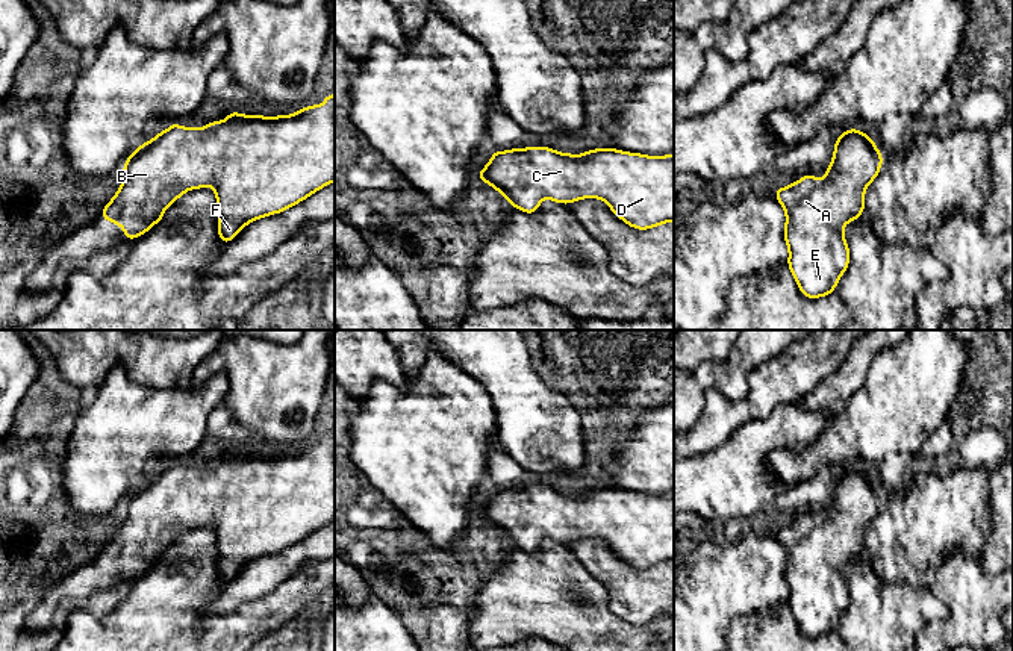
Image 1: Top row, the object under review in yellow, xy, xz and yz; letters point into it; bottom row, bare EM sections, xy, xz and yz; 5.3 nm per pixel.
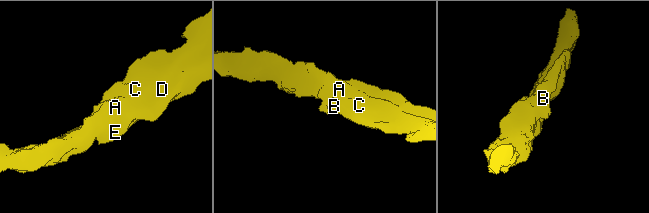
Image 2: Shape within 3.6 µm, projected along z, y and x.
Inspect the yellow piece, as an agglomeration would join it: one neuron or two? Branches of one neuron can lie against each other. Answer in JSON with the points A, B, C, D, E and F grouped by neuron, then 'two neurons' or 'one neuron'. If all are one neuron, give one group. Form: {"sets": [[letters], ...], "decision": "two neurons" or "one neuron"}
{"sets": [["A", "B", "C", "D", "E", "F"]], "decision": "one neuron"}

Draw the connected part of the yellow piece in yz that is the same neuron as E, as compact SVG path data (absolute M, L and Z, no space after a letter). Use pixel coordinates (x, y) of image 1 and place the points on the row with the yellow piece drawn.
M856 127L837 135L831 164L825 179L803 176L789 186L774 189L786 213L783 238L789 248L787 265L807 298L819 298L834 292L839 279L849 265L849 248L843 236L846 223L860 218L865 210L865 191L878 176L883 156L872 138Z

